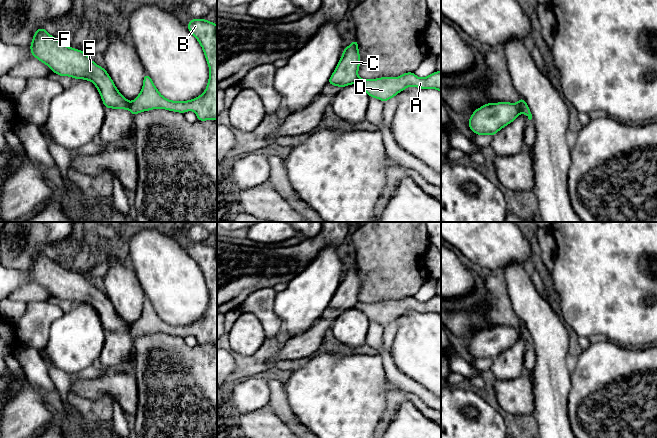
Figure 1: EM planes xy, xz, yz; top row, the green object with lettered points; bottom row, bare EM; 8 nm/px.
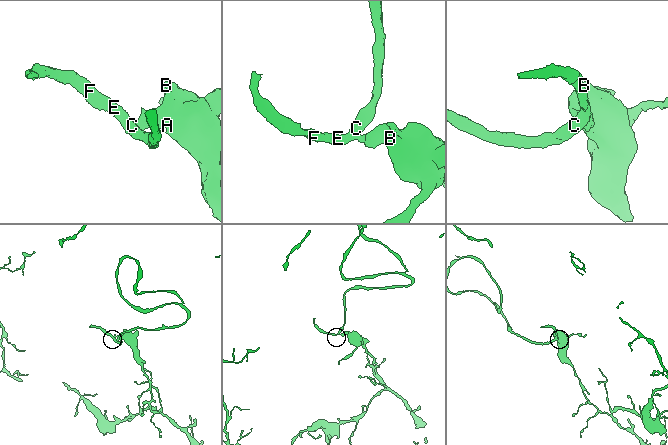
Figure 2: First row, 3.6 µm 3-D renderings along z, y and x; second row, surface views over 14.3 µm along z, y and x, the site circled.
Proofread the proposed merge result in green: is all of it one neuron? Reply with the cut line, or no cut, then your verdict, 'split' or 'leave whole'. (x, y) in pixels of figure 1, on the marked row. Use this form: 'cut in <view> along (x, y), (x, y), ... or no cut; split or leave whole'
cut in yz along (520, 98), (522, 111); split

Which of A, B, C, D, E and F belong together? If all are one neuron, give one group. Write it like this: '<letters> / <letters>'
A B D / C E F

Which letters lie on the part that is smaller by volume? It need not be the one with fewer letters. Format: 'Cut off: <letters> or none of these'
Cut off: C, E, F

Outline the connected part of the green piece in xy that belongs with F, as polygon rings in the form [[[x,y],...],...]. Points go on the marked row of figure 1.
[[[44,28],[36,30],[30,49],[31,55],[46,64],[53,73],[93,82],[105,108],[130,109],[130,101],[117,90],[105,68],[94,63],[83,51],[66,46]]]

